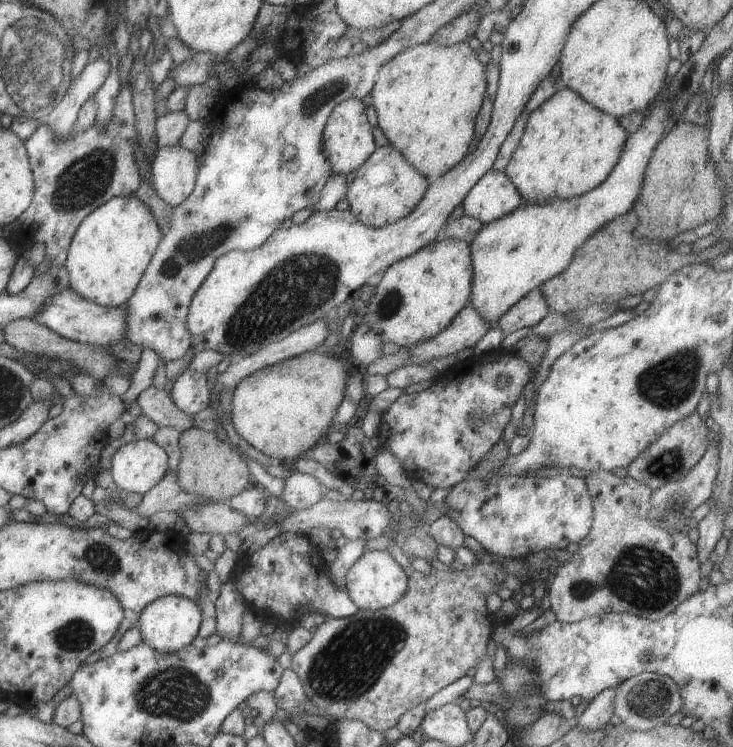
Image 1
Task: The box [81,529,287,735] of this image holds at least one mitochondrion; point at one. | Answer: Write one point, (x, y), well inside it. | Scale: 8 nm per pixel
(177, 693)

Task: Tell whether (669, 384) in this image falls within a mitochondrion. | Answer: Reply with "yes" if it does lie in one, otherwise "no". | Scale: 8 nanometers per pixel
yes

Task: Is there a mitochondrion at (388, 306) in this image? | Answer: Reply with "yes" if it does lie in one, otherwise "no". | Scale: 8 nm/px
yes

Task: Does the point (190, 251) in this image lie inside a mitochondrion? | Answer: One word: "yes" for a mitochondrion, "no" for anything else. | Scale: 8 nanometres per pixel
yes

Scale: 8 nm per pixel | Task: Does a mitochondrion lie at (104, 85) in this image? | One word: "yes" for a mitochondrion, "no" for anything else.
no

